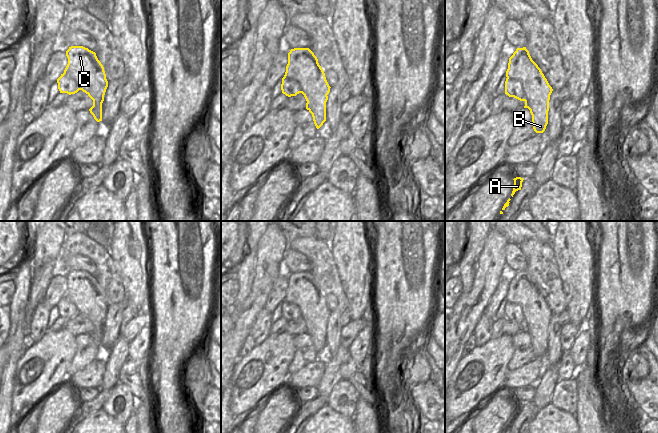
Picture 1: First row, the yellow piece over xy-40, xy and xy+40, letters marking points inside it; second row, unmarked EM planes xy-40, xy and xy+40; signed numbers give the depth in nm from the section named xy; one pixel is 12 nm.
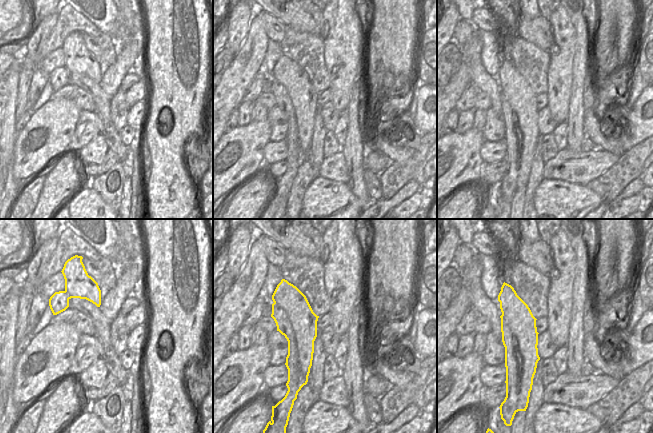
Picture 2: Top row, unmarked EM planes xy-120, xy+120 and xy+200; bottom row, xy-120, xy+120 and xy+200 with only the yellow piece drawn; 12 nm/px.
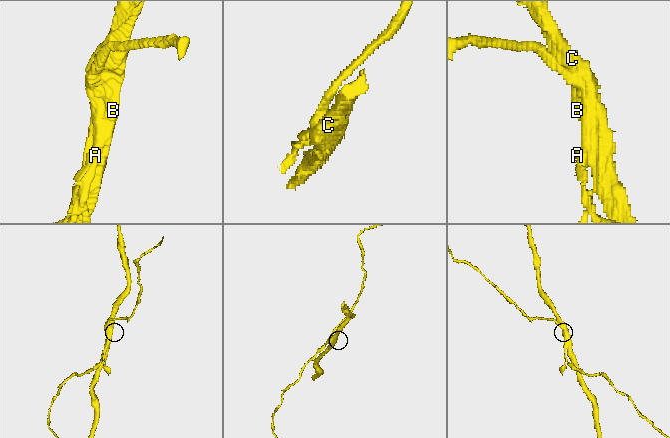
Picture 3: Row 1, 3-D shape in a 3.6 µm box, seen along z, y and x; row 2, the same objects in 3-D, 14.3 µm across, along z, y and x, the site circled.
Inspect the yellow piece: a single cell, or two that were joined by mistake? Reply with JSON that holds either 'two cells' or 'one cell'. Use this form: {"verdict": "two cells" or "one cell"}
{"verdict": "two cells"}

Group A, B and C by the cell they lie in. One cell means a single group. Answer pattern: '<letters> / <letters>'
A B / C

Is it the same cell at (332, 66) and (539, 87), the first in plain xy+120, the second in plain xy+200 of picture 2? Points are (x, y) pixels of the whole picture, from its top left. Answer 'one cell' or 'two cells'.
two cells

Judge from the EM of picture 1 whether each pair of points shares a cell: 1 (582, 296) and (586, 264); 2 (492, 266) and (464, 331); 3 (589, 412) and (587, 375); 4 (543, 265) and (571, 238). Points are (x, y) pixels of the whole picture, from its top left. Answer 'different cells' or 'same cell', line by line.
1: same cell
2: same cell
3: same cell
4: different cells

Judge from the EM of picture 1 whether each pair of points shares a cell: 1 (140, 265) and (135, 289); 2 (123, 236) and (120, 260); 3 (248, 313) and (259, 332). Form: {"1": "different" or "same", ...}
{"1": "same", "2": "same", "3": "different"}

